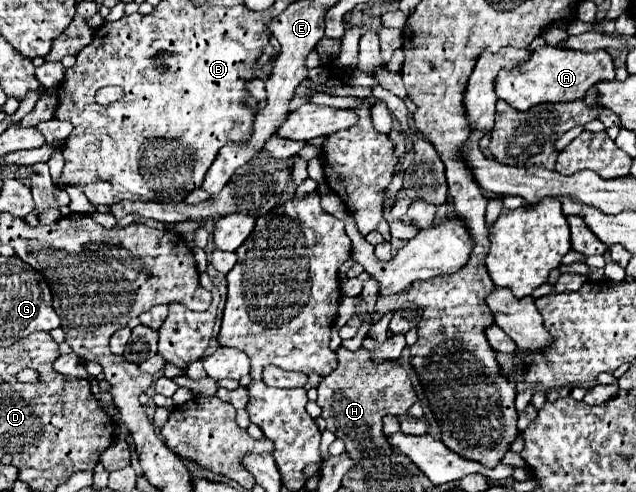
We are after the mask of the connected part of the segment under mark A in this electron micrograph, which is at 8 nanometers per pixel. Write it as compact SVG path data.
M537 47L529 61L517 69L501 71L495 79L495 93L517 111L527 111L539 103L565 103L583 99L587 89L599 81L615 79L613 59L607 51L573 51L563 47Z

